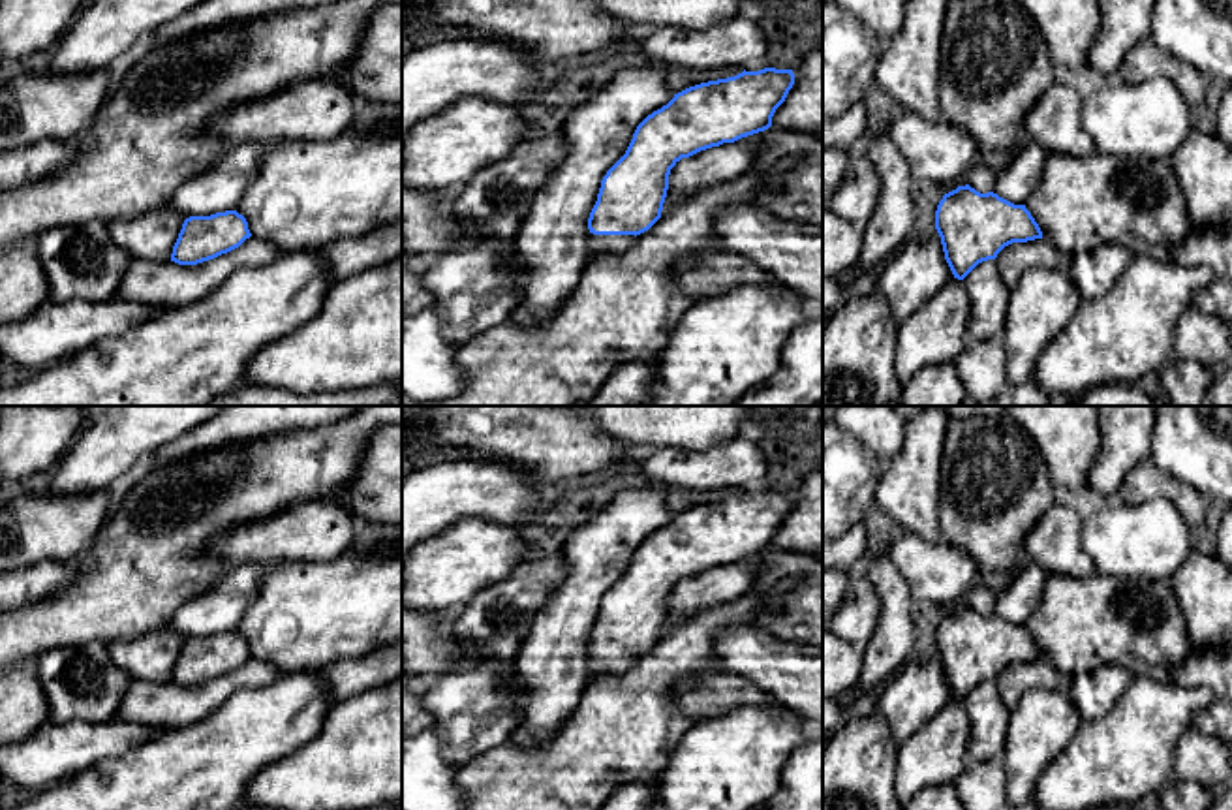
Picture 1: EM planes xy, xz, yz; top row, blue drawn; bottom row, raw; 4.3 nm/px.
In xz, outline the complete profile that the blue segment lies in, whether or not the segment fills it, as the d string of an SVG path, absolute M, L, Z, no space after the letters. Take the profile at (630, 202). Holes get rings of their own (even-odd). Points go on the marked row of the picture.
M744 70L734 77L689 86L648 115L637 126L625 154L601 180L597 201L588 218L590 259L597 254L622 252L633 246L635 237L661 218L670 169L682 158L768 130L776 109L785 101L793 85L793 70Z

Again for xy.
M237 210L190 216L182 224L171 261L197 265L239 248L250 237L248 222Z

